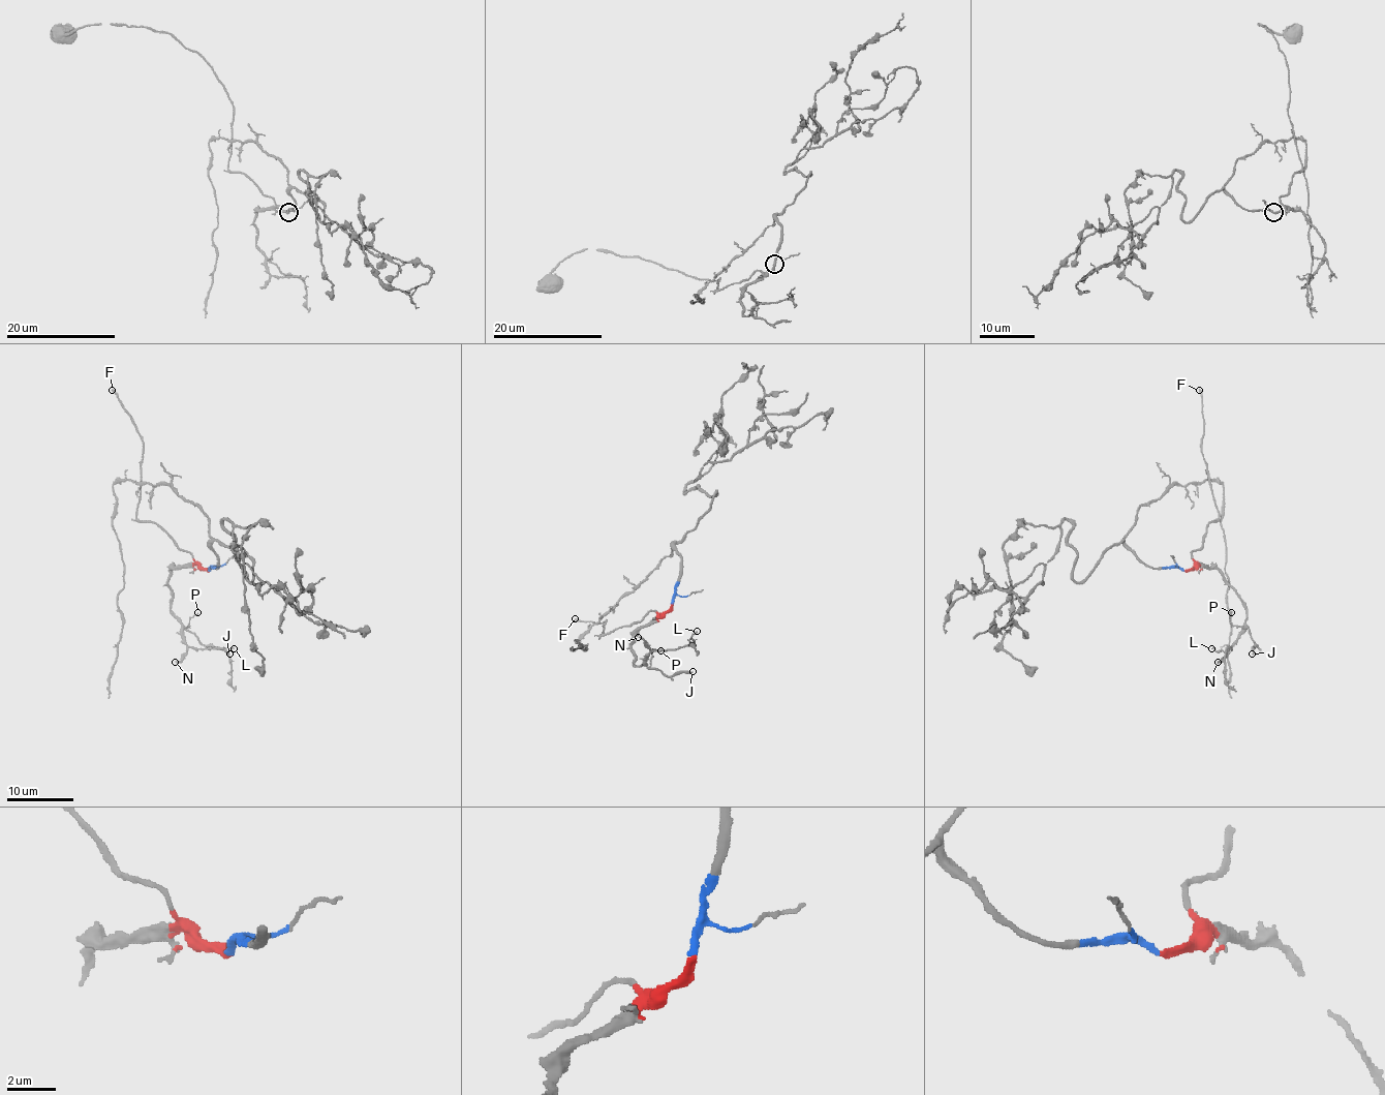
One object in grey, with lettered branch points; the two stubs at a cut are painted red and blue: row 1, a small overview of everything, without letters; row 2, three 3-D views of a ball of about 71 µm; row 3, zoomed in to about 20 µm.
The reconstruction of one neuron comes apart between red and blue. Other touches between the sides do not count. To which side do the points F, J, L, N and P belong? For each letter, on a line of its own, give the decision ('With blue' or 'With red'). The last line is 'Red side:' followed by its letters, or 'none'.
F: With red
J: With red
L: With red
N: With red
P: With red
Red side: F, J, L, N, P

